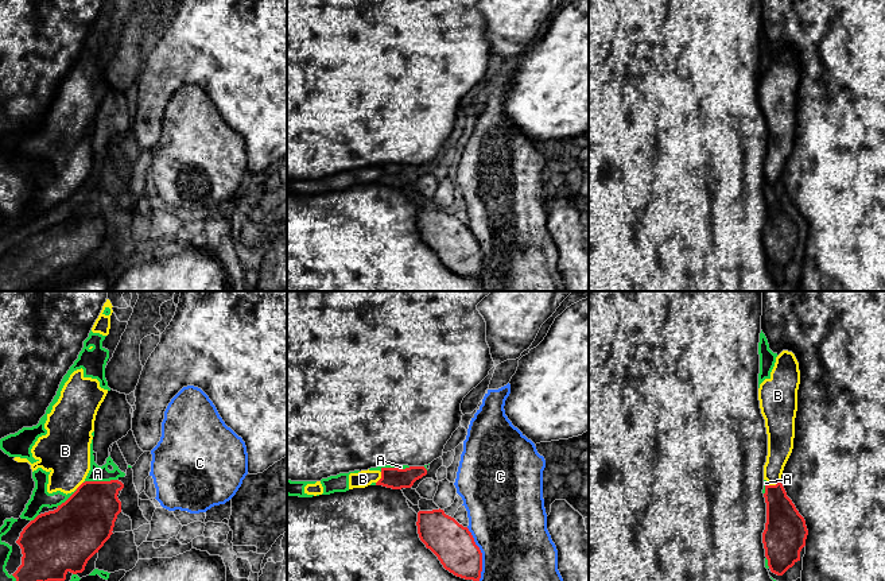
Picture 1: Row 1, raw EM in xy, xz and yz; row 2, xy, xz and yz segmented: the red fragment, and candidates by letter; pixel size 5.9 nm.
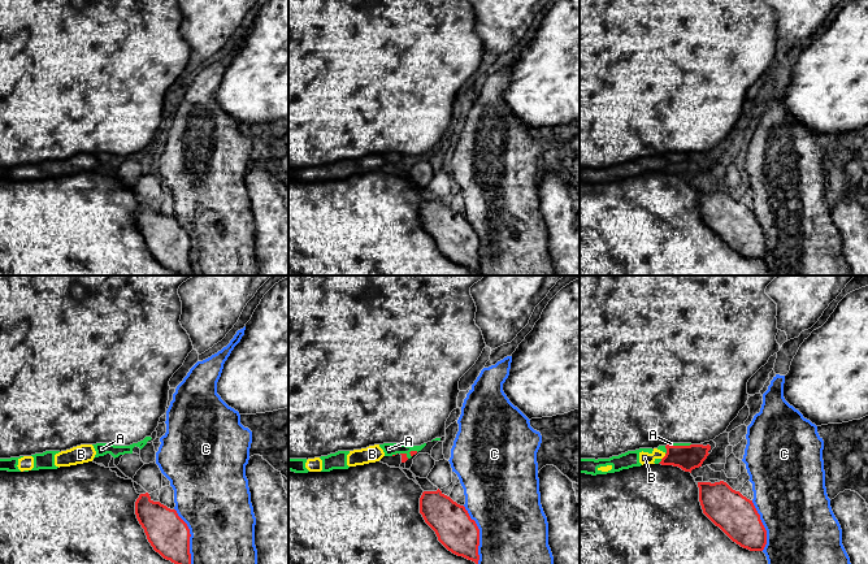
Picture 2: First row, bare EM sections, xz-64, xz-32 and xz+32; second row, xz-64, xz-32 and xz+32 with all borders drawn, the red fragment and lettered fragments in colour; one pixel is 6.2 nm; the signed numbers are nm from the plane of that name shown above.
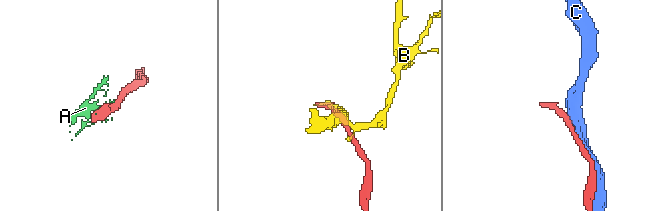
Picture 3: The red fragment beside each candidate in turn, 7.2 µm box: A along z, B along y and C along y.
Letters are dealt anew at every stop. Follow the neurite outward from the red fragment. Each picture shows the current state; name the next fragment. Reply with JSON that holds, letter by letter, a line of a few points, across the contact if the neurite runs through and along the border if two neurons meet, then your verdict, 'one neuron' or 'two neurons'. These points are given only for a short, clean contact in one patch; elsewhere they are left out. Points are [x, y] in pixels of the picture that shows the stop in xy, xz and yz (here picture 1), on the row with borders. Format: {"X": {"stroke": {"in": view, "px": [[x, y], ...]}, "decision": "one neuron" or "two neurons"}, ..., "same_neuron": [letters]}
{"A": {"decision": "one neuron"}, "B": {"stroke": {"in": "yz", "px": [[779, 481], [768, 485]]}, "decision": "two neurons"}, "C": {"decision": "two neurons"}, "same_neuron": ["A"]}

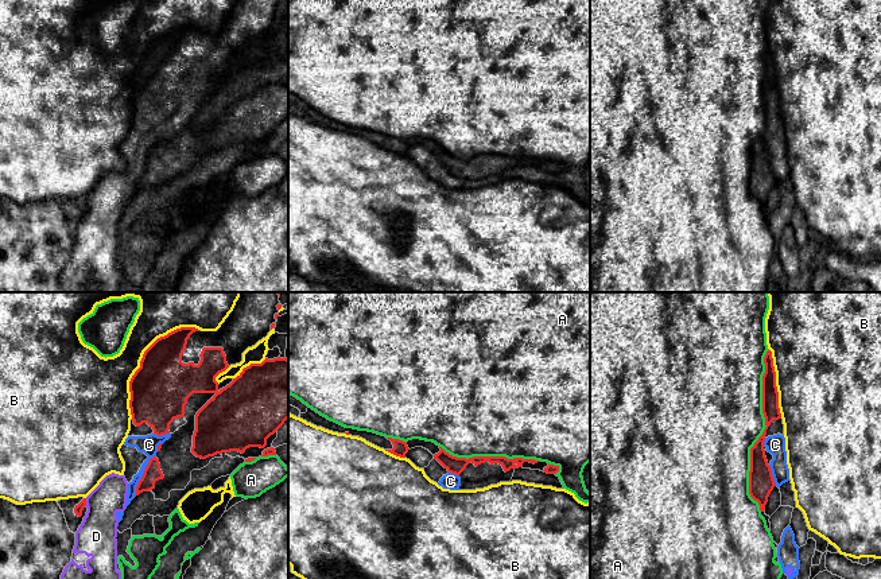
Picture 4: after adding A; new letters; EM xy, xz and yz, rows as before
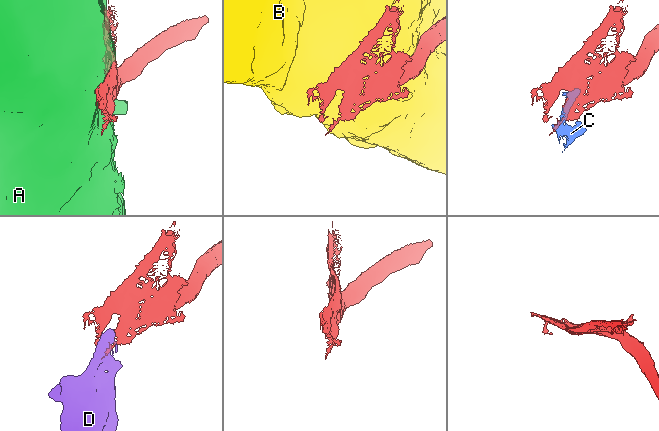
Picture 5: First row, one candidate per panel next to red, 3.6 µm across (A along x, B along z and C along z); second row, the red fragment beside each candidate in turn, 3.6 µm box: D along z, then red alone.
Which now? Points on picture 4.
{"A": {"decision": "two neurons"}, "B": {"decision": "two neurons"}, "C": {"stroke": {"in": "xy", "px": [[155, 455], [150, 459], [134, 496]]}, "decision": "two neurons"}, "D": {"decision": "two neurons"}, "same_neuron": []}

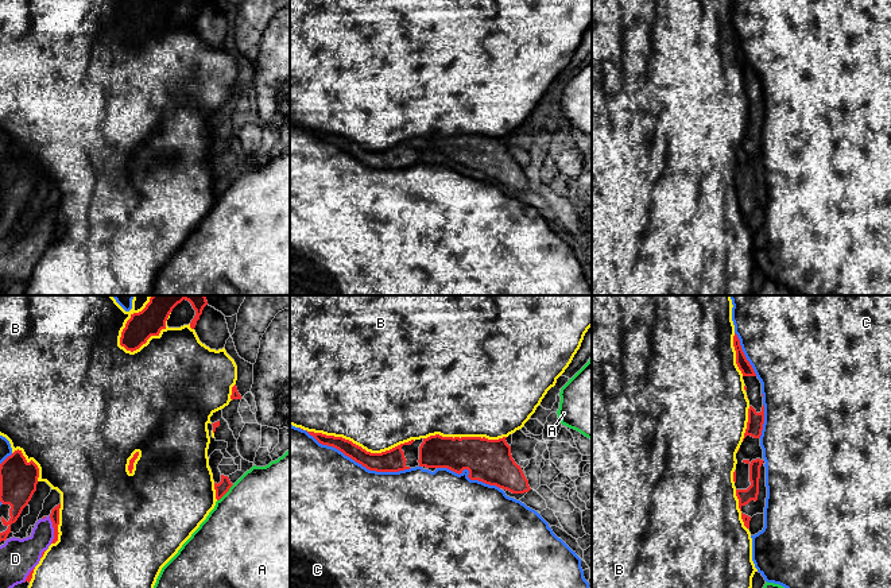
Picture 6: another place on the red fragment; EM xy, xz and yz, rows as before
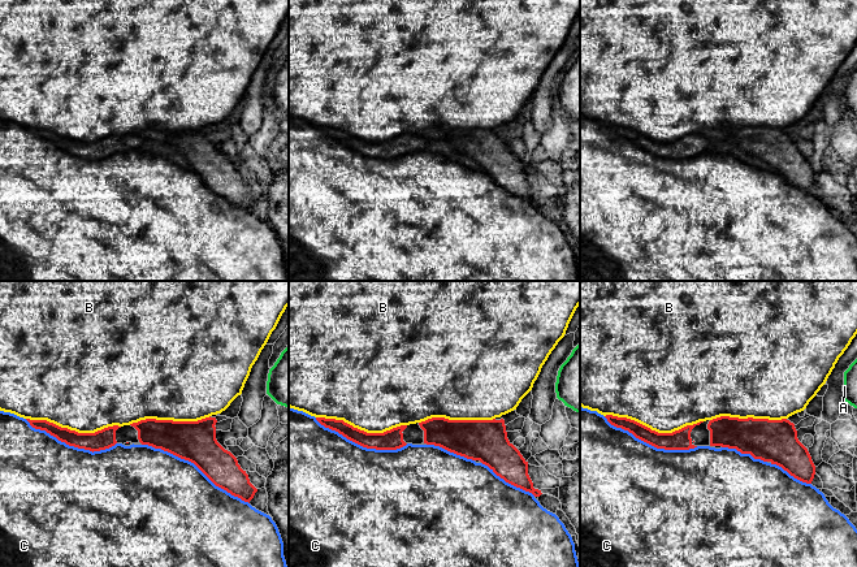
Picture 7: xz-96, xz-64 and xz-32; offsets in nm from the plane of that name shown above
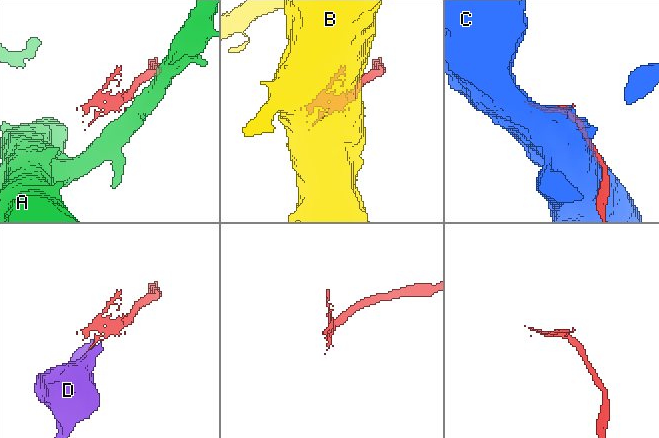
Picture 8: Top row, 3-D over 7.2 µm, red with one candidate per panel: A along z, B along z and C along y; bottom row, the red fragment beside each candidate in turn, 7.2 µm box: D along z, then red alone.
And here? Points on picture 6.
{"A": {"stroke": {"in": "xy", "px": [[233, 484], [217, 501]]}, "decision": "two neurons"}, "B": {"decision": "two neurons"}, "C": {"decision": "two neurons"}, "D": {"decision": "one neuron"}, "same_neuron": ["D"]}

